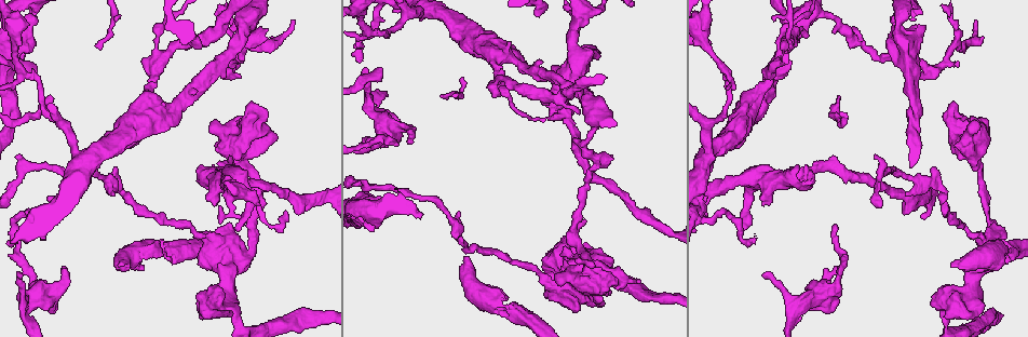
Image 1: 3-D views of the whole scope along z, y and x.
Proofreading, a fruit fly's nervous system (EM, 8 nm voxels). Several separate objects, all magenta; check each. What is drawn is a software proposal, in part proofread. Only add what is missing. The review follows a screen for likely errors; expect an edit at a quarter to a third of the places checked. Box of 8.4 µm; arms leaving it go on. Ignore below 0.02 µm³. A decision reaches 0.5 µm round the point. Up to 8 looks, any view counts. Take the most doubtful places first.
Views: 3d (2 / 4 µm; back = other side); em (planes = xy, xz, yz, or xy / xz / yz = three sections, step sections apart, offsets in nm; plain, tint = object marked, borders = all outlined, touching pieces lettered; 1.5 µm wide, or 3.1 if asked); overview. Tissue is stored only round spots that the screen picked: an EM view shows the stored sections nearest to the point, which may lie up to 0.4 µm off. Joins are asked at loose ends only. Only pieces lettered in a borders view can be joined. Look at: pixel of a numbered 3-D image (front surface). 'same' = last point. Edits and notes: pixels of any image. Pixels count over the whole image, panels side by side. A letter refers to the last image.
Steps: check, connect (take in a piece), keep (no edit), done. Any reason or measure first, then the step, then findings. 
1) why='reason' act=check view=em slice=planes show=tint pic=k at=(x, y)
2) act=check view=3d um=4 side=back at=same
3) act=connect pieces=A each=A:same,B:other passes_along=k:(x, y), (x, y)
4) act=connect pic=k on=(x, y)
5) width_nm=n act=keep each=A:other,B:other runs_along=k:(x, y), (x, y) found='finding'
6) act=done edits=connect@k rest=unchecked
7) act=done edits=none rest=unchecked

why='an open end' act=check view=3d um=2 pic=1 at=(583, 46)

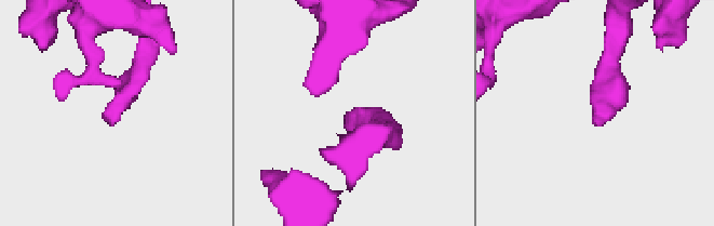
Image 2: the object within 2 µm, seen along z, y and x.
why='shape alone is not enough' act=check view=em slice=planes show=borders pic=2 at=(351, 118)

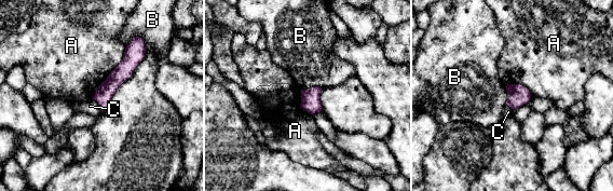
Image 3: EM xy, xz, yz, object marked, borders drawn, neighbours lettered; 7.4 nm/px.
longest_contact=A:480nm act=keep each=A:other,B:other,C:other runs_along=3:(137, 43), (106, 90), (103, 107) found='none of them fits'

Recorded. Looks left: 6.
why='free end' act=check view=em slice=planes show=borders pic=1 at=(62, 267)

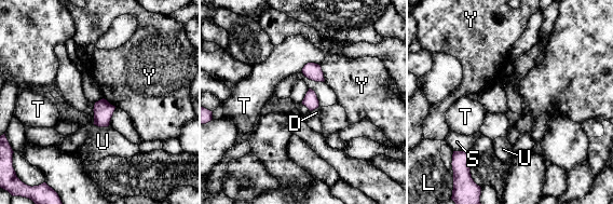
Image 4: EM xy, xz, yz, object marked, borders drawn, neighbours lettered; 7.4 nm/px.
act=keep each=D:other,L:other,S:other,T:other,U:other,Y:other border=4:(319, 65), (325, 81) found='no lettered piece goes on from it'

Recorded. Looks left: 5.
why='thick end' act=check view=3d um=2 pic=1 at=(947, 316)

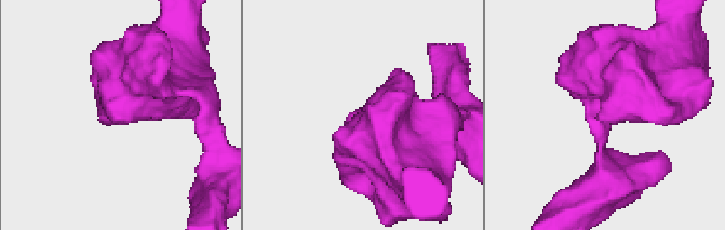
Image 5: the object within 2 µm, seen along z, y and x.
act=check view=em slice=planes show=borders pic=5 at=(603, 116)

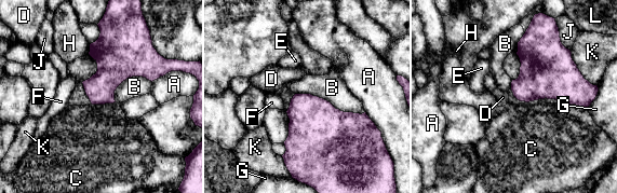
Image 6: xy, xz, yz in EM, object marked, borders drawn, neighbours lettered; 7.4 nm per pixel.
act=keep each=A:other,B:other,C:other,D:other,E:other,F:other,G:other,H:other,J:other,K:other,L:other border=6:(295, 93), (364, 112) found='none of them fits'

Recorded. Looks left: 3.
act=done edits=none rest=unchecked

